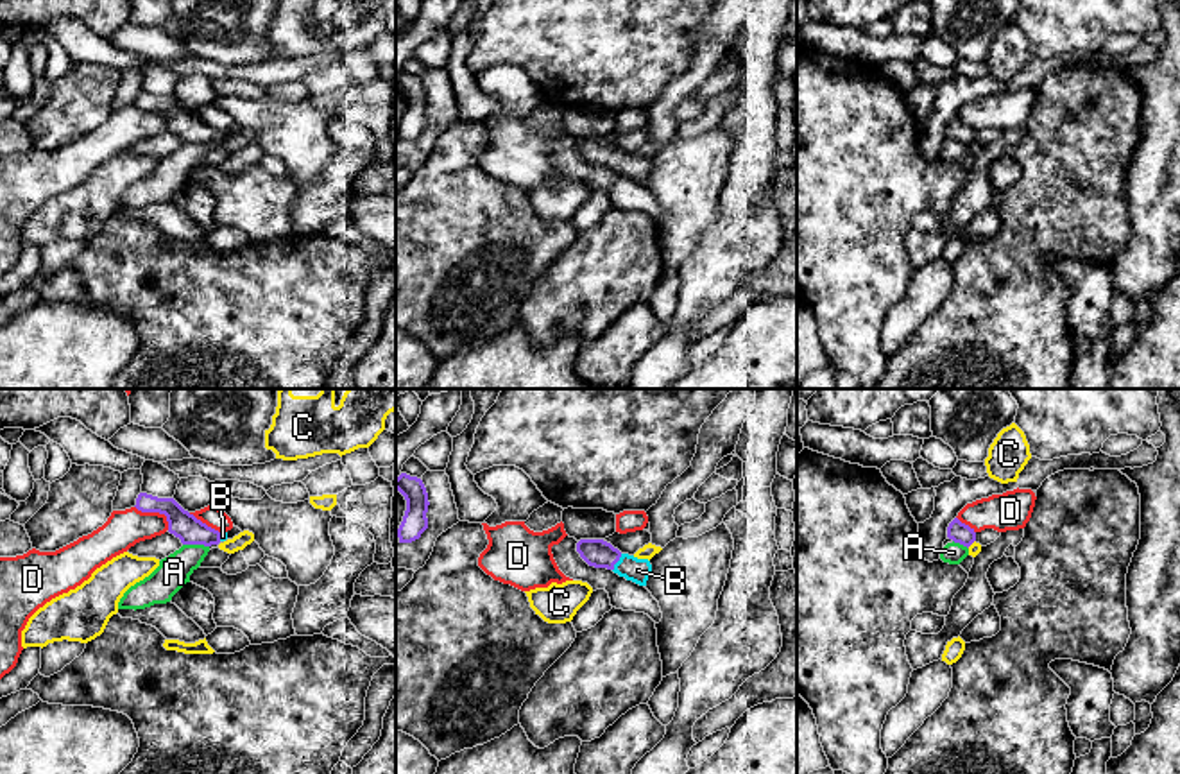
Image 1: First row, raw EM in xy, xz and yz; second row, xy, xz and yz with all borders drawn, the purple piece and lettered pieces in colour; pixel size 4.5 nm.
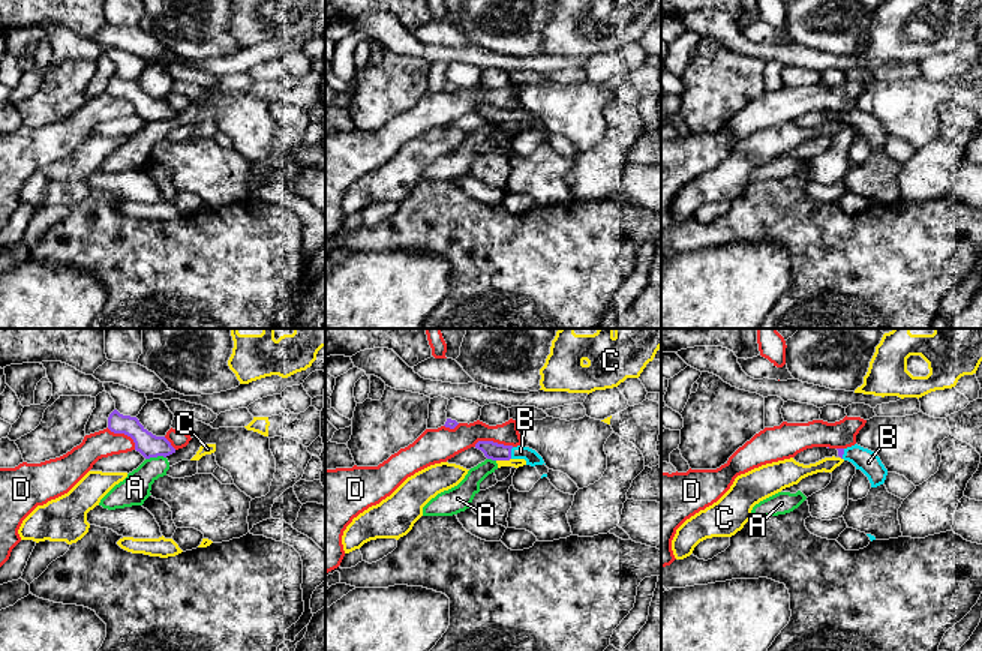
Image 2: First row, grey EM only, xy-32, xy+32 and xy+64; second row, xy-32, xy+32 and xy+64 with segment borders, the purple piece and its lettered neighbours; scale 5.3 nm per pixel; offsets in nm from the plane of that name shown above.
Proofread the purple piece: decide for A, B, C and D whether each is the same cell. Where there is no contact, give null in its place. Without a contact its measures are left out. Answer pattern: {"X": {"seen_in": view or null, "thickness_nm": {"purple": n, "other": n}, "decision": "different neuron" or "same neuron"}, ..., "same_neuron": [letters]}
{"A": {"seen_in": "xy", "thickness_nm": {"purple": 120, "other": 150}, "decision": "different neuron"}, "B": {"seen_in": "xz", "thickness_nm": {"purple": 130, "other": 110}, "decision": "same neuron"}, "C": {"seen_in": "yz", "thickness_nm": {"purple": 90, "other": 60}, "decision": "different neuron"}, "D": {"seen_in": "xy", "thickness_nm": {"purple": 120, "other": 170}, "decision": "different neuron"}, "same_neuron": ["B"]}

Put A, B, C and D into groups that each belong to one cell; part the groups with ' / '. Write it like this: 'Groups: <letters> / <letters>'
Groups: A / B / C / D

